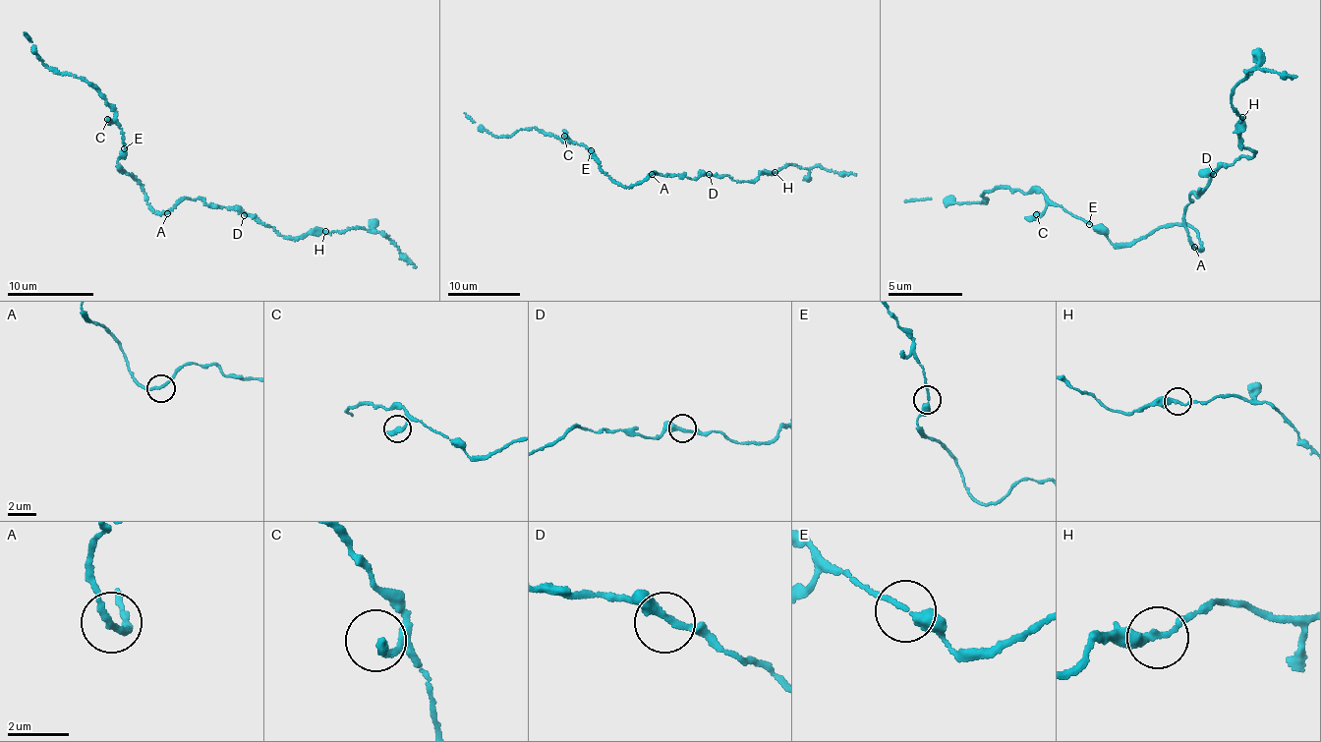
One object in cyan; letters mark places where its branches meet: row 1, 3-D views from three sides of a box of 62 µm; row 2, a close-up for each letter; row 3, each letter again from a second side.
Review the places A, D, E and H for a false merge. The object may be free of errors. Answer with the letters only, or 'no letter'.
no letter

